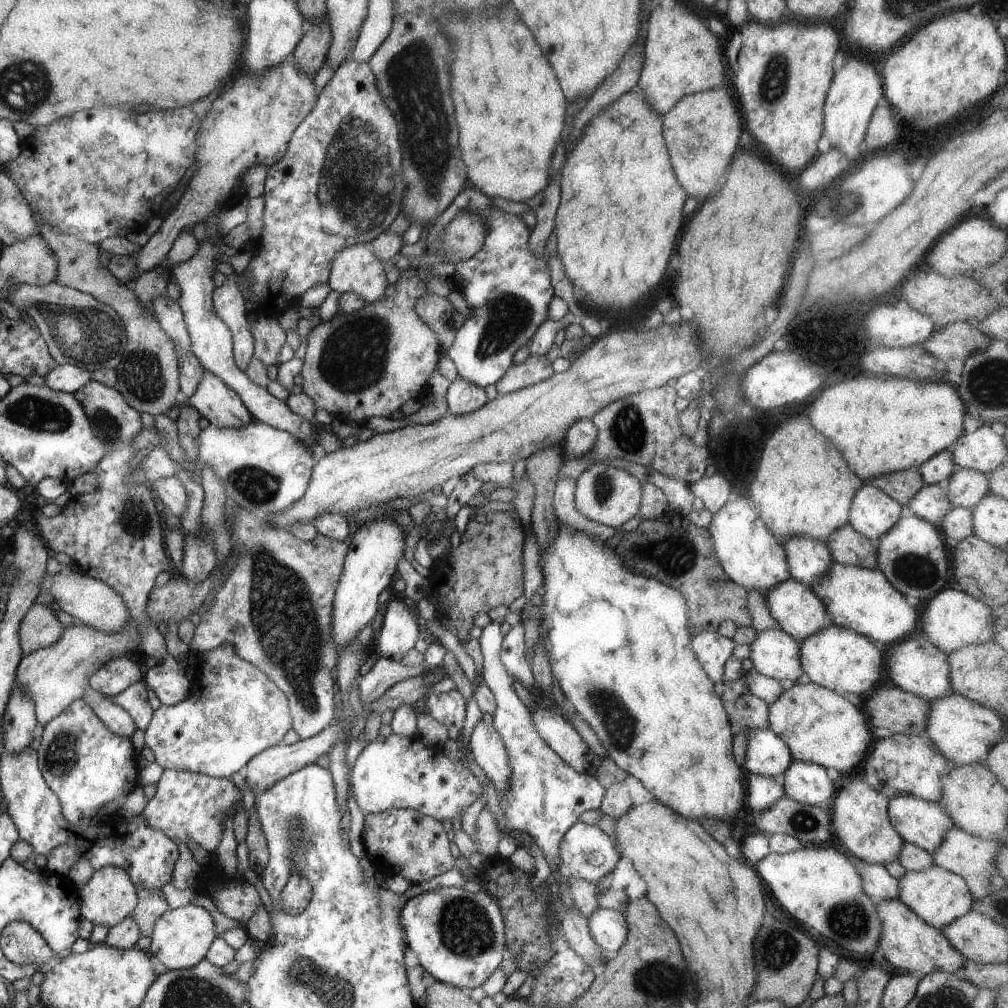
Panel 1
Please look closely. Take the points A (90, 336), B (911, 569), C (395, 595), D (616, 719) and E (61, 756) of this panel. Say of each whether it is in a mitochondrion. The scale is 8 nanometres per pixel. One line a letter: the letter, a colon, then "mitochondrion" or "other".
A: mitochondrion
B: mitochondrion
C: other
D: mitochondrion
E: mitochondrion

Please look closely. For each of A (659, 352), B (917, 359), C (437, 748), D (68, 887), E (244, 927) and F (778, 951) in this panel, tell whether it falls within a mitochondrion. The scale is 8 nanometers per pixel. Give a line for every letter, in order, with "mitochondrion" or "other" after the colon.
A: other
B: other
C: other
D: other
E: other
F: mitochondrion

